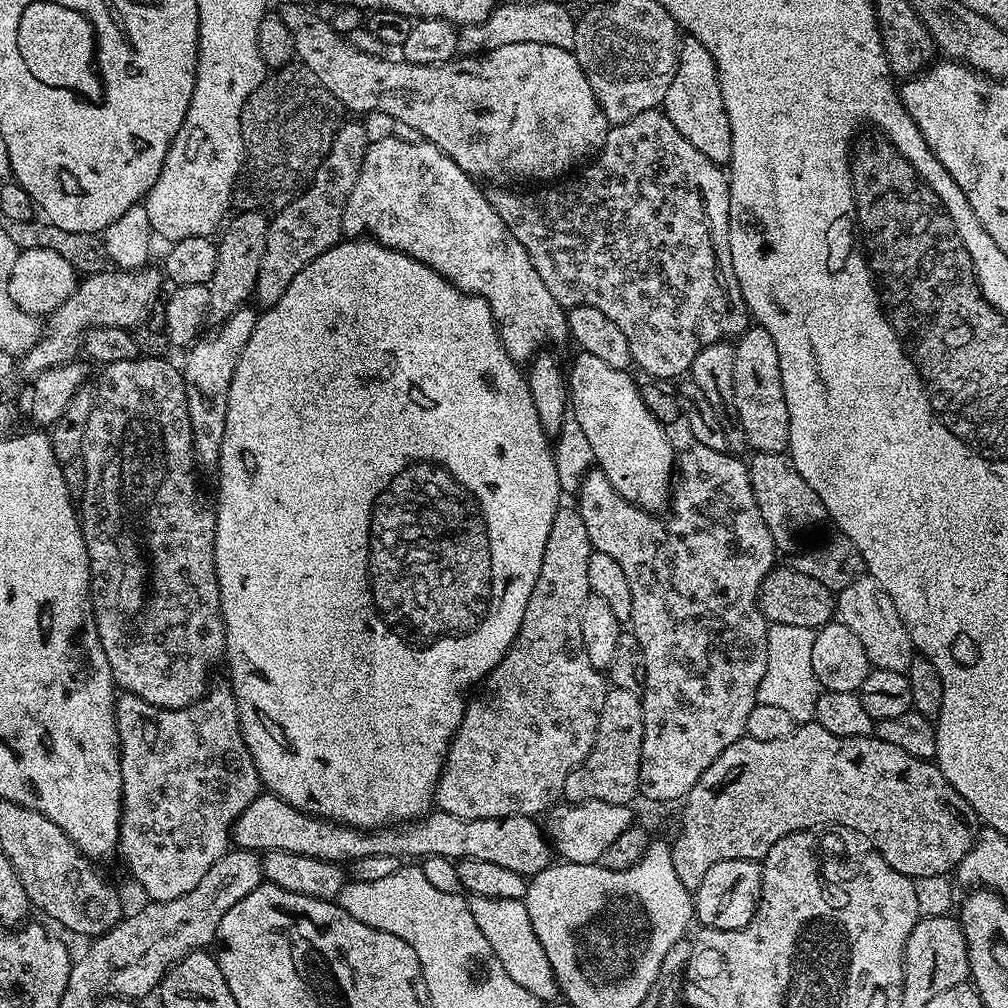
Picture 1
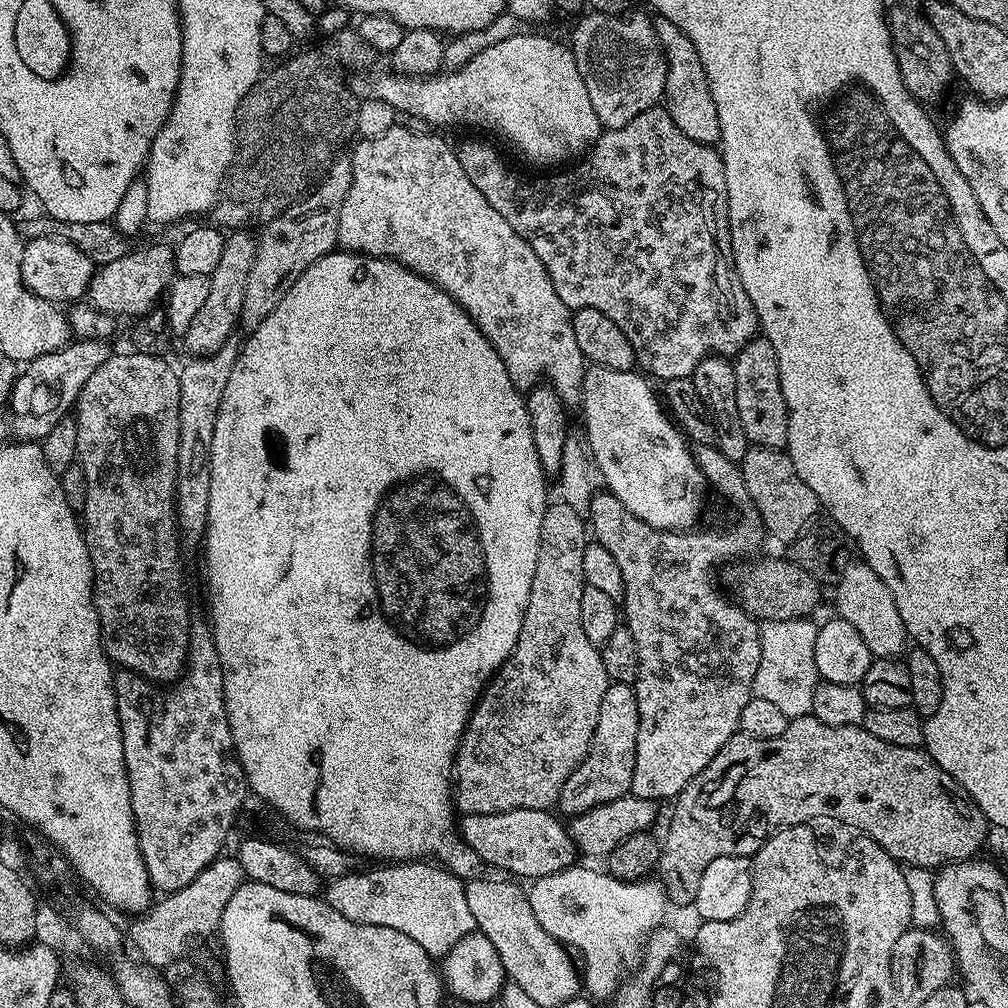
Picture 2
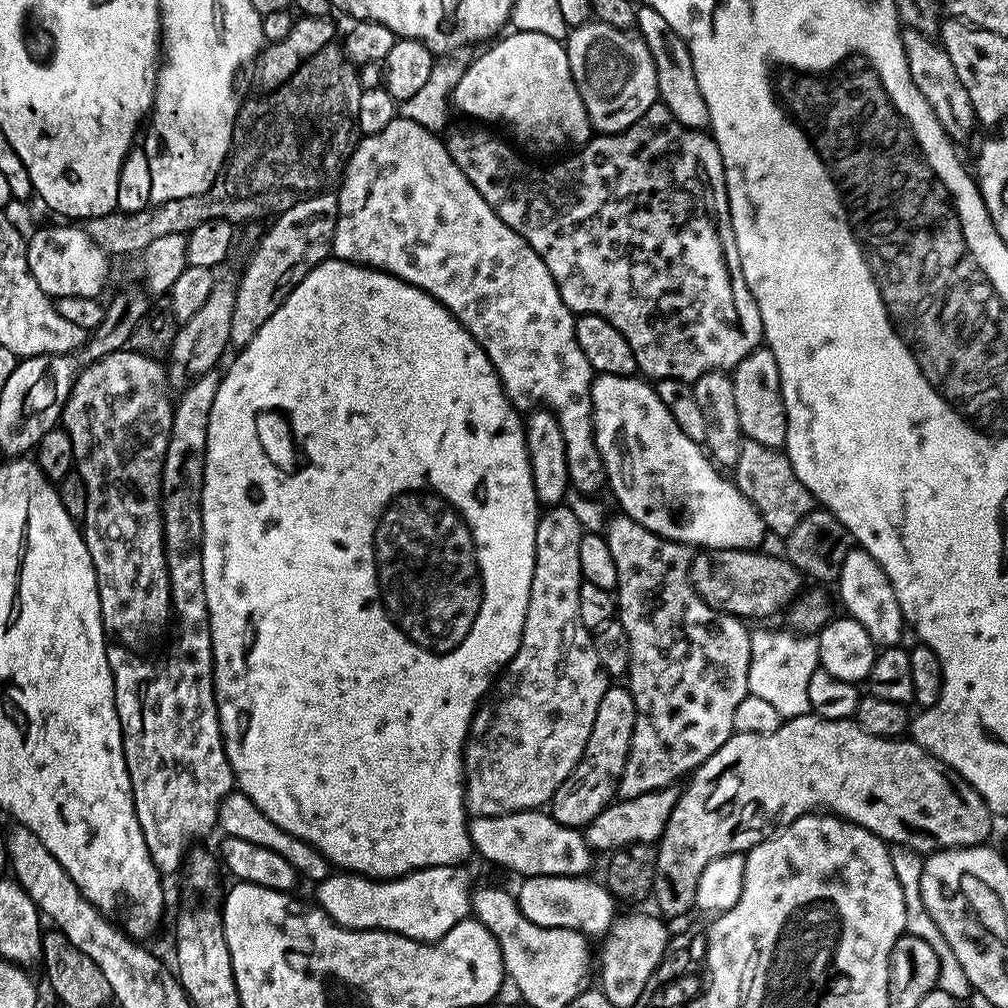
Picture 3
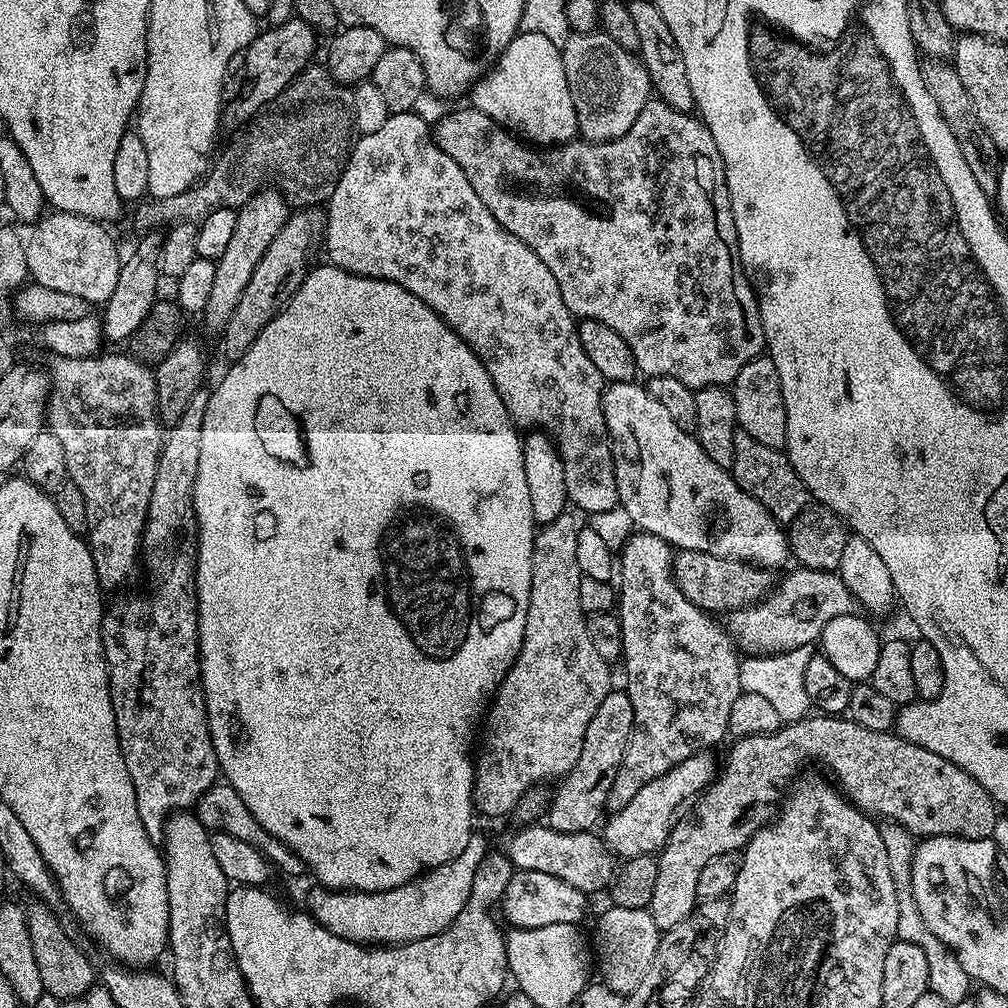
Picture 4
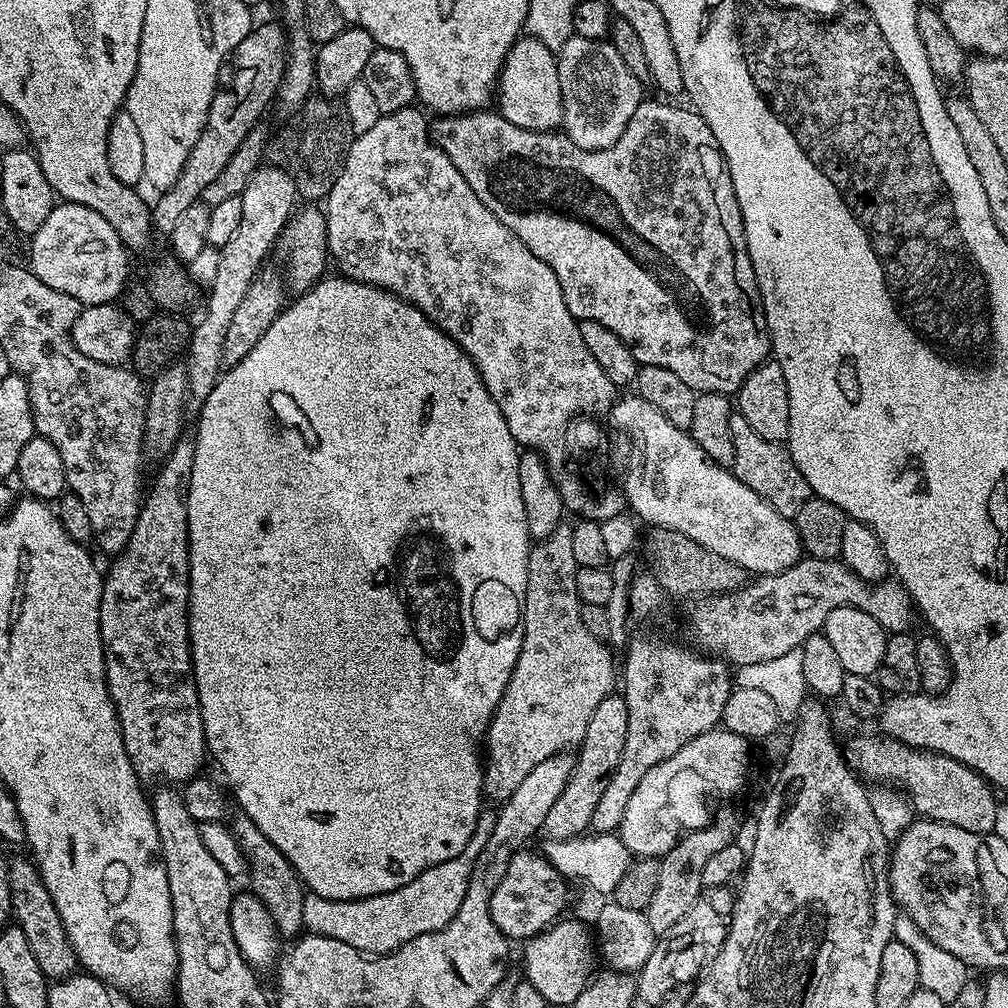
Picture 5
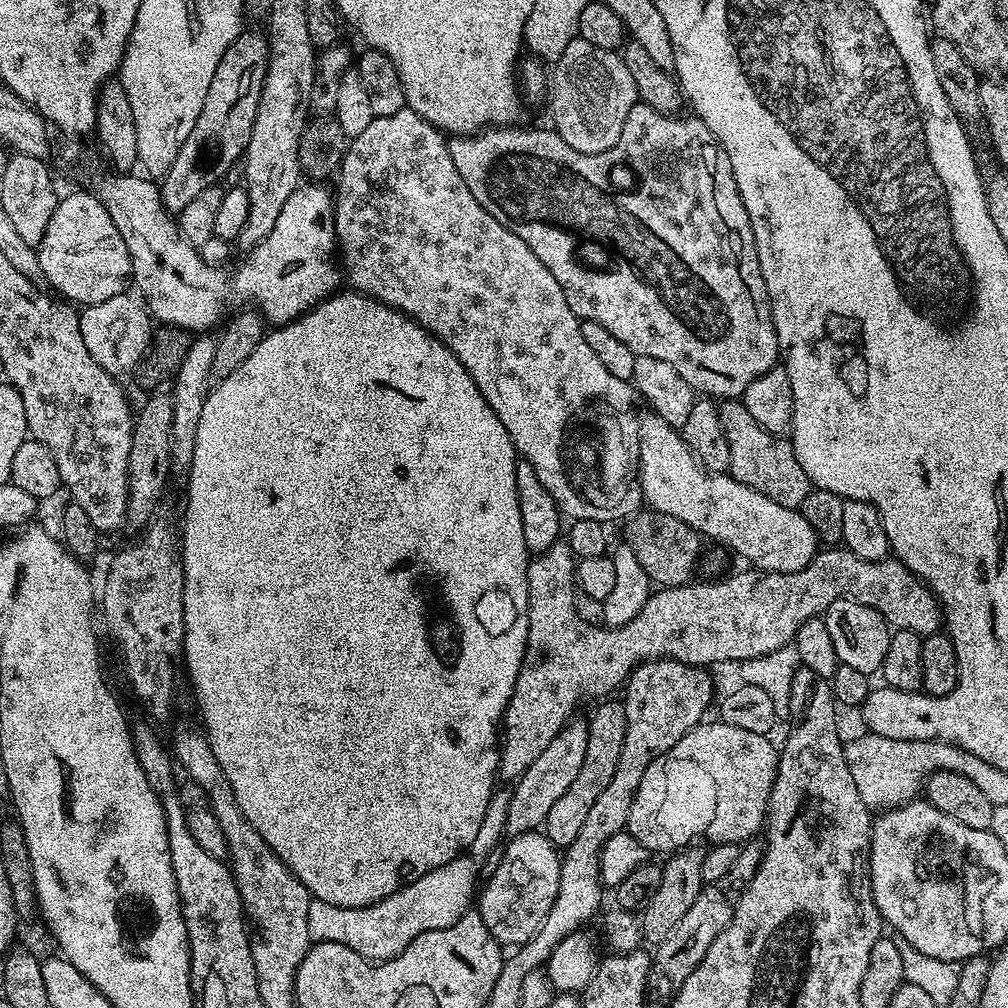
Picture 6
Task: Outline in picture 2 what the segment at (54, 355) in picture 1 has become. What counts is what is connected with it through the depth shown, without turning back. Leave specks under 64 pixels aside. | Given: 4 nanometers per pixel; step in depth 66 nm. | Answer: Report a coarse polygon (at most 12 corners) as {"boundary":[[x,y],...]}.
{"boundary":[[164,244],[99,265],[87,303],[109,316],[153,311],[176,276]]}

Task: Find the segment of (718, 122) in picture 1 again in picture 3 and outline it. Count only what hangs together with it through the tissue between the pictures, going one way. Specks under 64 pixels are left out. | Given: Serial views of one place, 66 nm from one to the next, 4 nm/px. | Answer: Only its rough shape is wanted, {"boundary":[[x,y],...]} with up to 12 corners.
{"boundary":[[653,8],[635,31],[658,70],[658,100],[682,126],[709,127],[688,44]]}

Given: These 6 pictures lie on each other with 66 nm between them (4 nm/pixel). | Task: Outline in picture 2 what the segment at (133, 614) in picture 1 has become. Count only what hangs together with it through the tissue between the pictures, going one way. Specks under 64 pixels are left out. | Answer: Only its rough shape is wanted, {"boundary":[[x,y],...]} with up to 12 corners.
{"boundary":[[109,355],[74,405],[100,641],[160,684],[189,653],[180,378]]}

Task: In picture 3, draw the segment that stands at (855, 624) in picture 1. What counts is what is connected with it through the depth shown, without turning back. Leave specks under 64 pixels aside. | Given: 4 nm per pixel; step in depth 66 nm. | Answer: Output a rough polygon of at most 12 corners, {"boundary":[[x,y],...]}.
{"boundary":[[853,546],[840,604],[881,649],[906,633],[890,578]]}

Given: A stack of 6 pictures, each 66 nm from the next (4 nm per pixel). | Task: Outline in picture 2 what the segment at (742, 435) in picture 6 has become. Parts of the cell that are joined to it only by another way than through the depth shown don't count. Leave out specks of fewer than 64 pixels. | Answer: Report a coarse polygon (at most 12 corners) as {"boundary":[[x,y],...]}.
{"boundary":[[787,451],[739,462],[763,531],[791,545],[821,511]]}

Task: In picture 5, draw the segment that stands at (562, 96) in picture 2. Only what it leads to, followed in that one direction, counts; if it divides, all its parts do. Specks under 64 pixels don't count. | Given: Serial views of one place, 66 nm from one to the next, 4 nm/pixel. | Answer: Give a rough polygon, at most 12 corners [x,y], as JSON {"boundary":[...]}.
{"boundary":[[517,39],[498,81],[498,111],[551,132],[564,119],[557,53]]}

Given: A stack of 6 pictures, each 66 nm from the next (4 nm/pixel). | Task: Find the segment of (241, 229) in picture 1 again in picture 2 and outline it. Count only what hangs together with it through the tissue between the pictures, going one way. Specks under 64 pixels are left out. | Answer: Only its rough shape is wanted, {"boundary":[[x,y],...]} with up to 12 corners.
{"boundary":[[225,235],[206,303],[182,333],[189,357],[233,339],[257,237]]}

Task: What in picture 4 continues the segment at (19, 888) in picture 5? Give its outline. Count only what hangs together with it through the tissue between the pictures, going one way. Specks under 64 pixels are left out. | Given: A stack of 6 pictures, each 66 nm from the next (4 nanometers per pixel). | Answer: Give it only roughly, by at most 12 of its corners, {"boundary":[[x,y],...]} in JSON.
{"boundary":[[24,909],[42,986],[57,1002],[97,983],[92,960],[72,941],[57,909]]}

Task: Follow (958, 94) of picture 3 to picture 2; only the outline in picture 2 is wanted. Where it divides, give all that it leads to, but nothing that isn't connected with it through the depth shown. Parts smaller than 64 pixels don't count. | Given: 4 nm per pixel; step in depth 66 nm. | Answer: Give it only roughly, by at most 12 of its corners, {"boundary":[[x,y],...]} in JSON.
{"boundary":[[889,9],[888,29],[913,99],[938,99],[954,78],[927,17]]}

